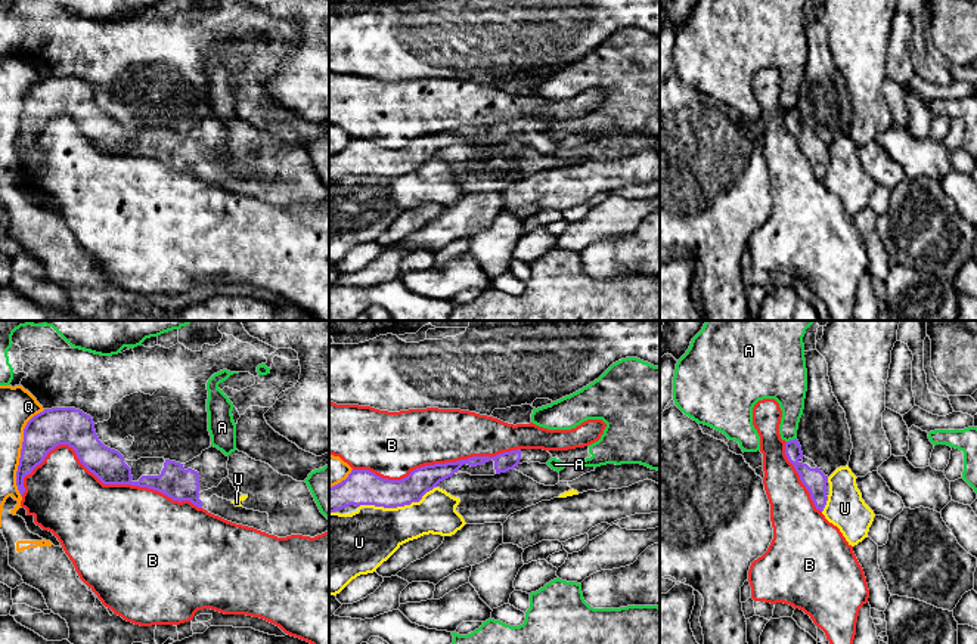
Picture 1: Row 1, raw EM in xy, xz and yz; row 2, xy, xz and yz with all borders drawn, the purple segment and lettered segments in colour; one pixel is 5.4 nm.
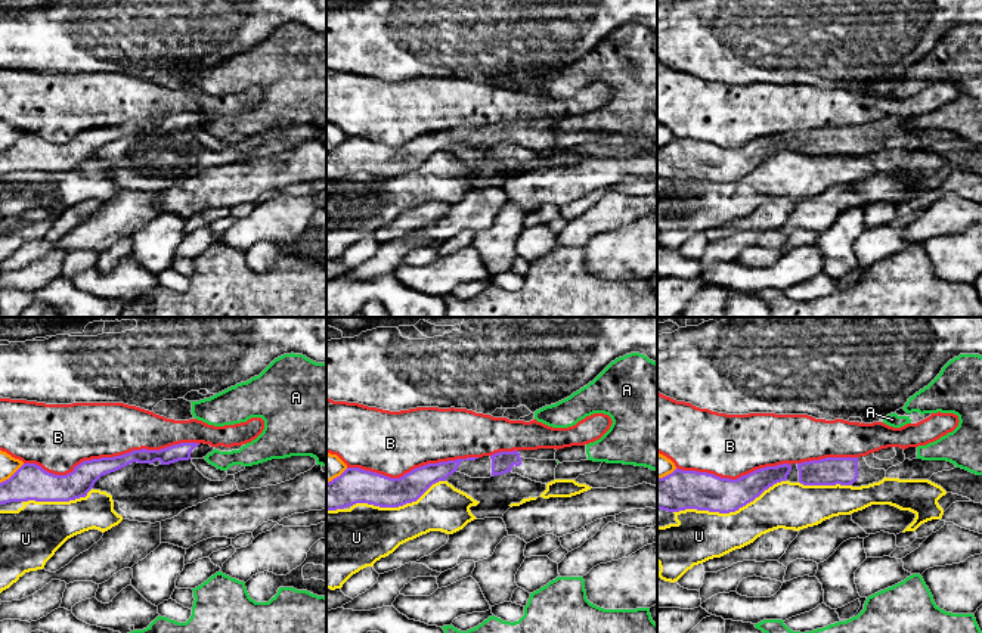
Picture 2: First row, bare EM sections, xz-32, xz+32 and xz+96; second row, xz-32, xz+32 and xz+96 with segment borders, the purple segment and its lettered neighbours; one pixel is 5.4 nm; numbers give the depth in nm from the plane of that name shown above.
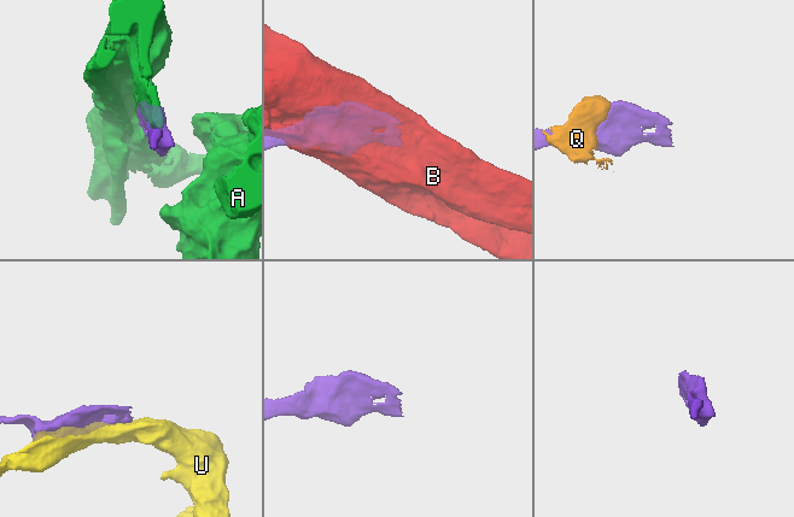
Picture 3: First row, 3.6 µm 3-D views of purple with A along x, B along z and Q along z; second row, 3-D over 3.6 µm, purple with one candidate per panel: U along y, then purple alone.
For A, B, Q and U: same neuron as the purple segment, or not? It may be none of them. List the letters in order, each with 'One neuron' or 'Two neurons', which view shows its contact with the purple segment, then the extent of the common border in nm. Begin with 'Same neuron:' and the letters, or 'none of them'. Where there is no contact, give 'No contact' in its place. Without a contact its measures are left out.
Same neuron: none of them
A: Two neurons. Touches purple in yz. Shared border 60 nm
B: Two neurons. Touches purple in xy. Shared border 1000 nm
Q: Two neurons. Touches purple in xy. Shared border 500 nm
U: Two neurons. Touches purple in xz. Shared border 440 nm

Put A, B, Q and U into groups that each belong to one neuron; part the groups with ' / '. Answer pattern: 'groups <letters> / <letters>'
groups A / B / Q / U

